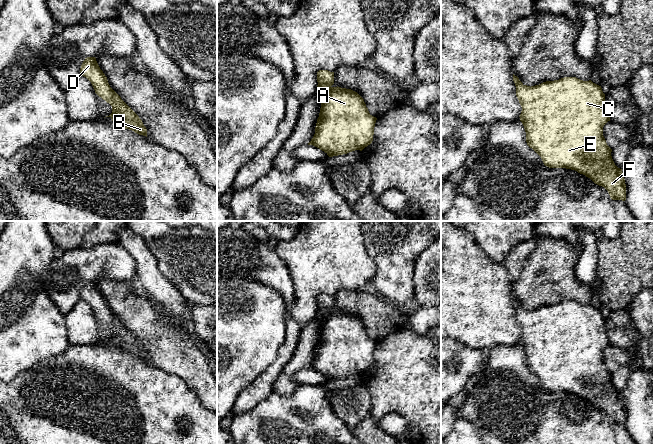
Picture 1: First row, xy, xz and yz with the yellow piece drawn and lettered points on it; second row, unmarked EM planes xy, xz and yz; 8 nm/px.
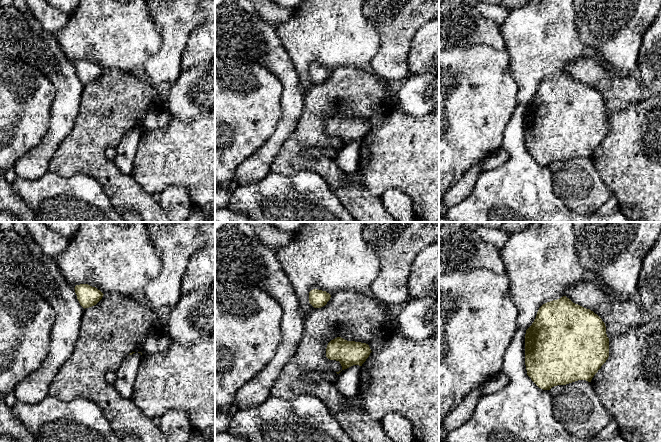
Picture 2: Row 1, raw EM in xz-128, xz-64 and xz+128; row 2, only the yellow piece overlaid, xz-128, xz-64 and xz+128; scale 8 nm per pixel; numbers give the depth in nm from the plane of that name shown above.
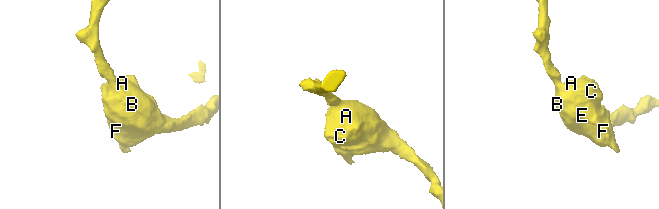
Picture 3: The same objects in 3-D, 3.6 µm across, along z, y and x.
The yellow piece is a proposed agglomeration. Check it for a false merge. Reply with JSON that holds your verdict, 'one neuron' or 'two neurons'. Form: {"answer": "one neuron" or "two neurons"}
{"answer": "one neuron"}

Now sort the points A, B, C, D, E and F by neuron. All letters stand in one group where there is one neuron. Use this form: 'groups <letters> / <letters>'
groups A B C D E F

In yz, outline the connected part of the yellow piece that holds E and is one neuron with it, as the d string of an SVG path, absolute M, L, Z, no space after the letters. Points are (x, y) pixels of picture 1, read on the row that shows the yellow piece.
M513 74L516 96L522 107L520 121L526 132L527 145L532 148L549 168L566 168L575 170L590 178L595 184L604 187L612 200L626 200L626 184L622 169L618 168L611 156L612 149L603 136L603 127L610 121L605 94L601 86L591 80L583 81L576 77L564 77L559 80L546 81L539 85L524 85Z

